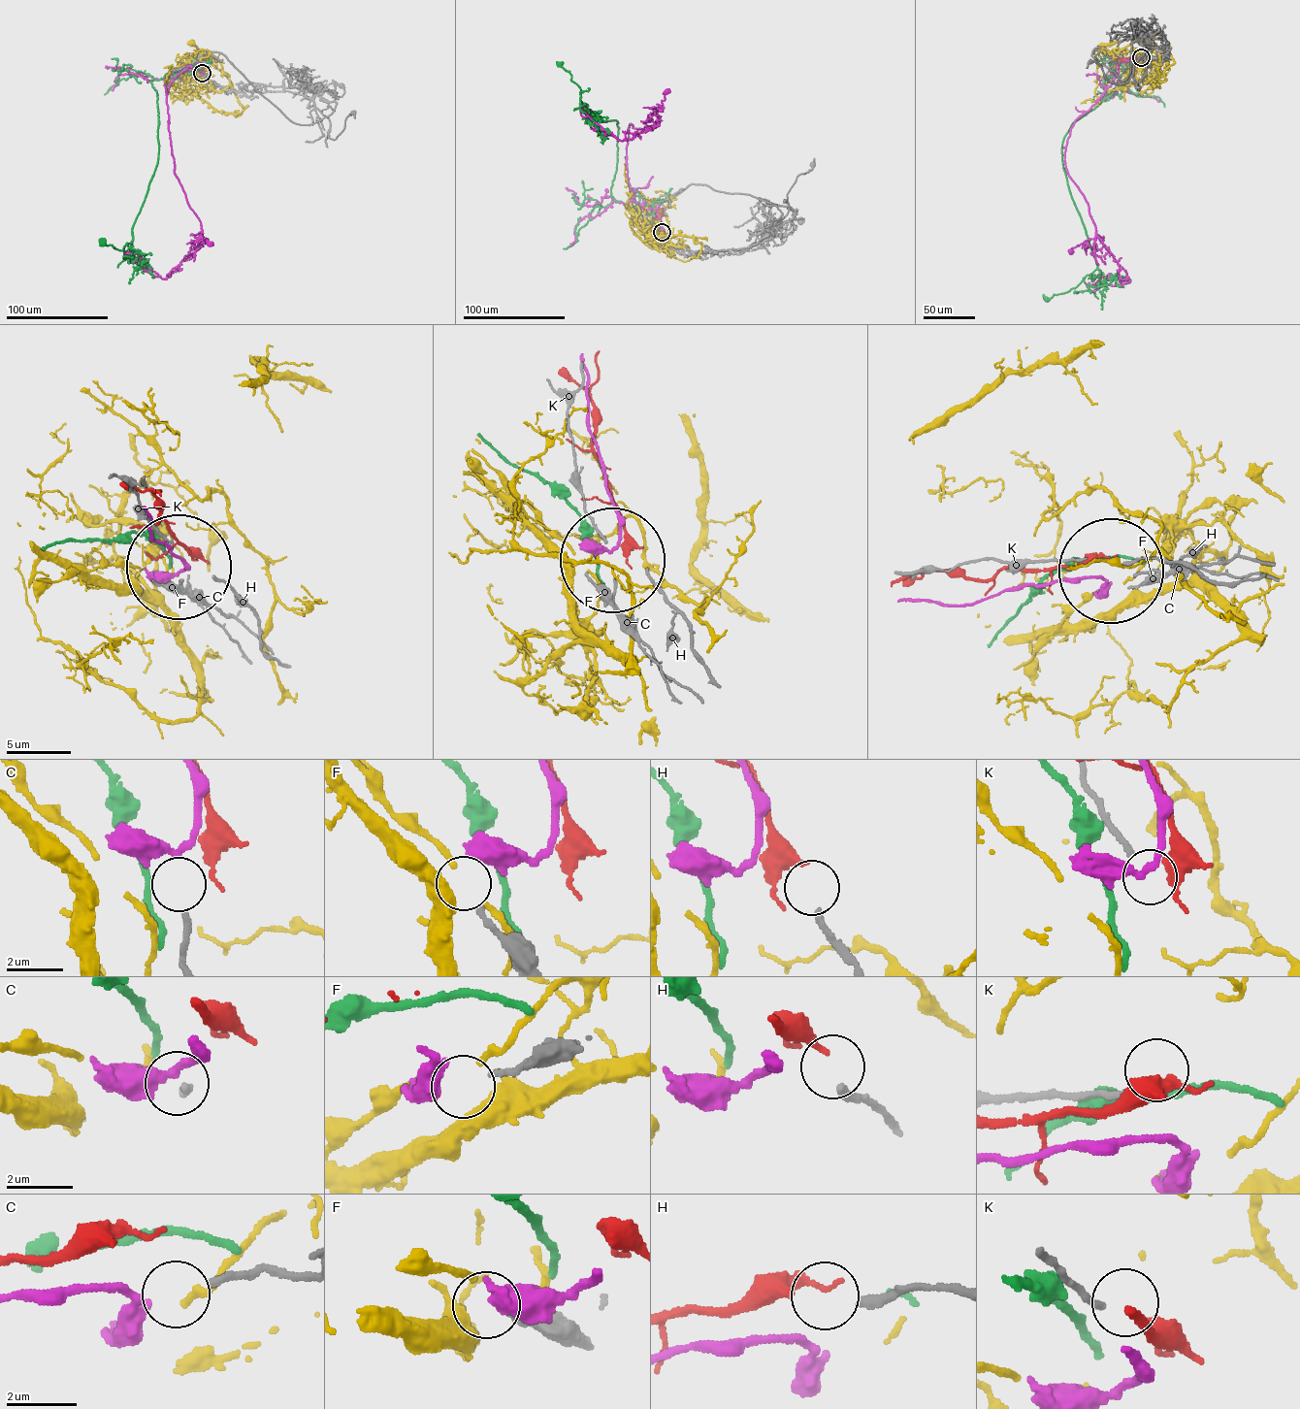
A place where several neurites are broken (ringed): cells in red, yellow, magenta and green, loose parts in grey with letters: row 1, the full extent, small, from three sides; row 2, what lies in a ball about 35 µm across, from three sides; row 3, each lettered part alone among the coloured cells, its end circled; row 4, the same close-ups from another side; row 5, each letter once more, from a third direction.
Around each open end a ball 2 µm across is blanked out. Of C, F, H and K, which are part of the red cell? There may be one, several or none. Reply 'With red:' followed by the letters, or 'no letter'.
With red: H

